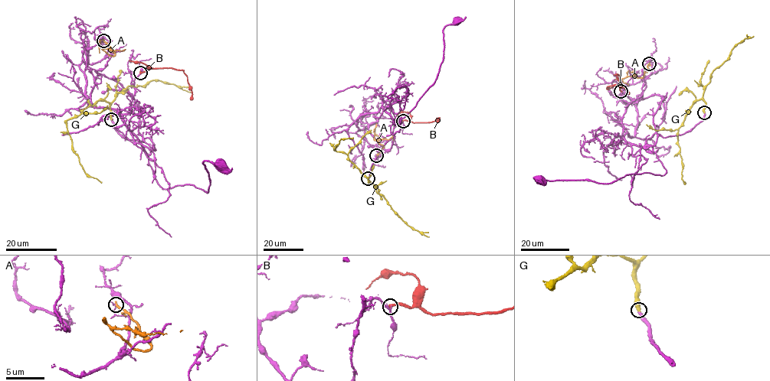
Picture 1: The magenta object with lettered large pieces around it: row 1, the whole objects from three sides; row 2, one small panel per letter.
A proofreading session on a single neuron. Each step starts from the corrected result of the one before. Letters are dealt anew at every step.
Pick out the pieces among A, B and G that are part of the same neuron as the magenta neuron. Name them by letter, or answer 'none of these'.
G

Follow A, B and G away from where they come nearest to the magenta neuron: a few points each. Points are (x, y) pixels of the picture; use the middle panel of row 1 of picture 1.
A: (376, 154), (383, 145), (374, 139), (375, 128), (373, 131)
B: (402, 120), (427, 122), (437, 118), (437, 122)
G: (368, 178), (368, 183), (368, 179), (347, 154), (334, 148), (340, 139), (353, 138)

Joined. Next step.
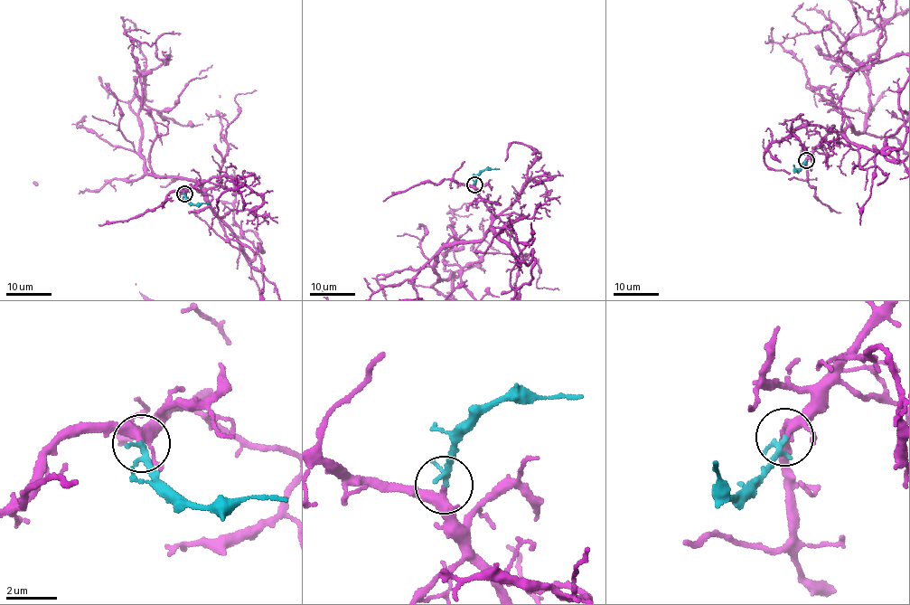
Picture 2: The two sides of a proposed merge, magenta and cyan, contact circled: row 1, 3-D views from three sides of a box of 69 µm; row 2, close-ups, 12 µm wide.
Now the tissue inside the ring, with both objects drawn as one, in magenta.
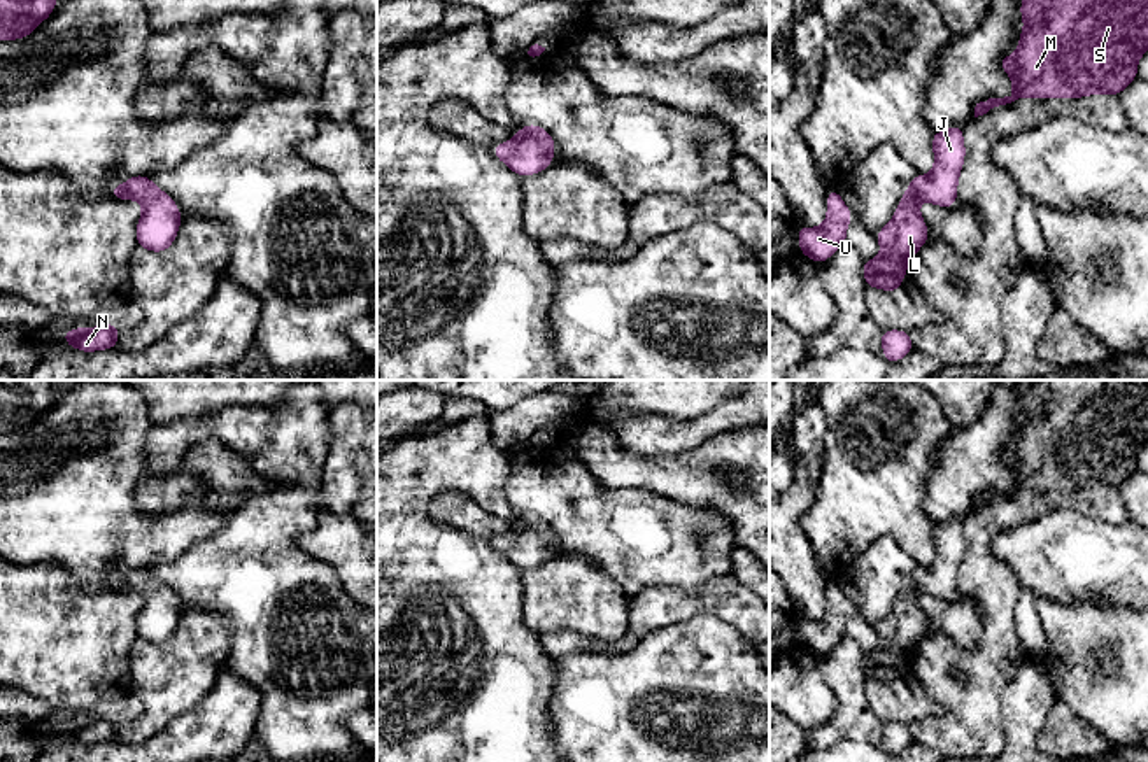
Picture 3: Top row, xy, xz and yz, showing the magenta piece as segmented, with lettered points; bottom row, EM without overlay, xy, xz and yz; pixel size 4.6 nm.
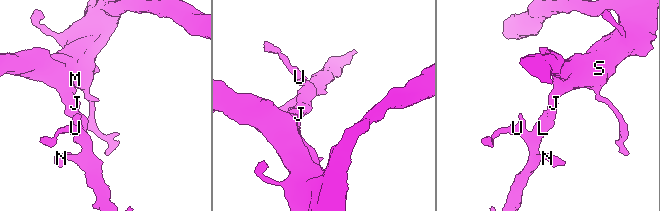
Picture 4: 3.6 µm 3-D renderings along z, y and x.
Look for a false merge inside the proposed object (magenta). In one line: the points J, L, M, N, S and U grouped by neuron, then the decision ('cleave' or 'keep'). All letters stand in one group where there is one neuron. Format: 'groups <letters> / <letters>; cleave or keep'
groups J L M N S U; keep

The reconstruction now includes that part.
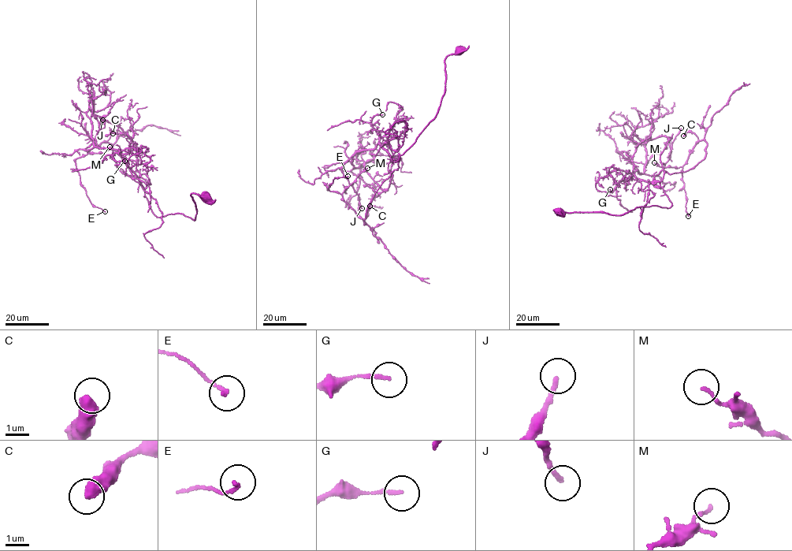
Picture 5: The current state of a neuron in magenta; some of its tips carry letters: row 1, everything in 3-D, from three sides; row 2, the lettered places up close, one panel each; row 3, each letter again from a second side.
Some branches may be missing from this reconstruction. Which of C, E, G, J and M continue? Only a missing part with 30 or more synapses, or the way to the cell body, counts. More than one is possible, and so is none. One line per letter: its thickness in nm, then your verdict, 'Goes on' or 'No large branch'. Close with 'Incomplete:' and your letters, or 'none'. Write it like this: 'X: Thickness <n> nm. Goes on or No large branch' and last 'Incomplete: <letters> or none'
C: Thickness 550 nm. No large branch
E: Thickness 140 nm. No large branch
G: Thickness 130 nm. No large branch
J: Thickness 190 nm. Goes on
M: Thickness 150 nm. No large branch
Incomplete: J

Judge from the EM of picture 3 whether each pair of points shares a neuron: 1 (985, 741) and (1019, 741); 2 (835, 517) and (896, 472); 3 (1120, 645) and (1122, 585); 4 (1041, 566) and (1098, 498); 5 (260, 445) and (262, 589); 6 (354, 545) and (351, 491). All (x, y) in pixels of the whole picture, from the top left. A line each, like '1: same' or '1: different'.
1: different
2: same
3: different
4: different
5: same
6: different

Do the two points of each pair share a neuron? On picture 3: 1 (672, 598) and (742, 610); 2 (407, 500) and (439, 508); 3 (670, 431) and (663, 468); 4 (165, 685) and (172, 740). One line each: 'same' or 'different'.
1: same
2: different
3: different
4: different

